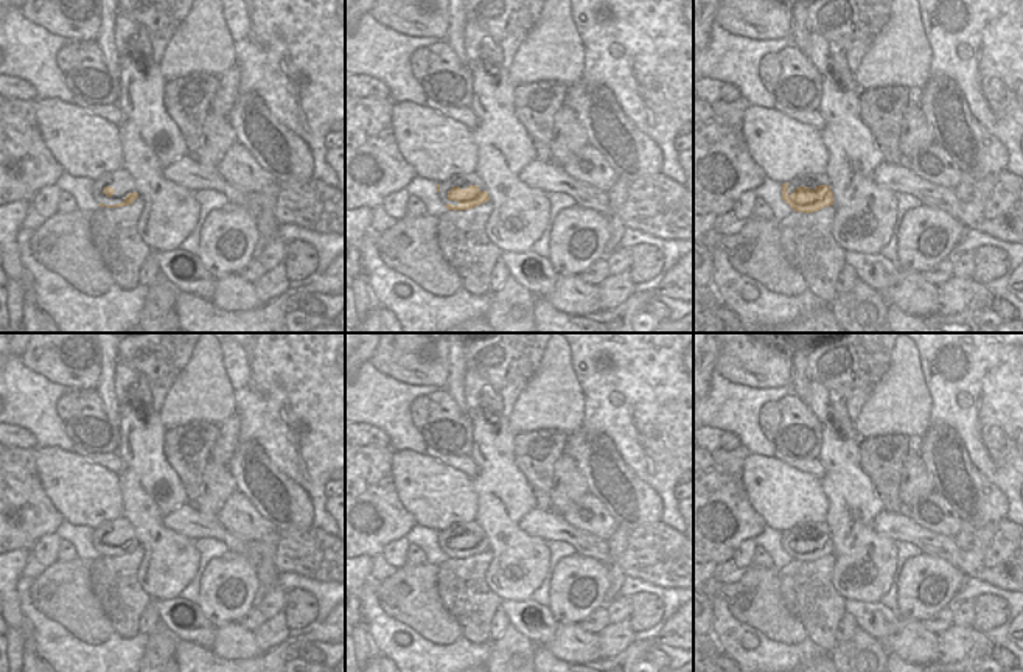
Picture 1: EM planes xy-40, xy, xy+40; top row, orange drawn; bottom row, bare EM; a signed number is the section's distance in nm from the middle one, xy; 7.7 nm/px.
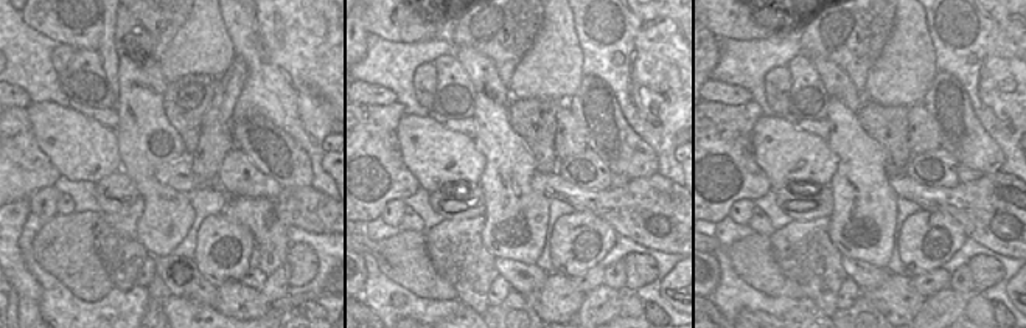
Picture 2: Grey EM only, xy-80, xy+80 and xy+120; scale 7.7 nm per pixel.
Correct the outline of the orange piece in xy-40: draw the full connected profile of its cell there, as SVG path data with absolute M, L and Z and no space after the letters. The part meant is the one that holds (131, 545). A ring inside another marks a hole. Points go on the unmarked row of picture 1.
M124 516L93 529L92 541L100 555L109 557L131 554L138 546L135 530Z

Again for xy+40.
M805 523L782 532L782 548L793 560L813 562L833 554L827 523Z

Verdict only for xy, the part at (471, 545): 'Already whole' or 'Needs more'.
Needs more

